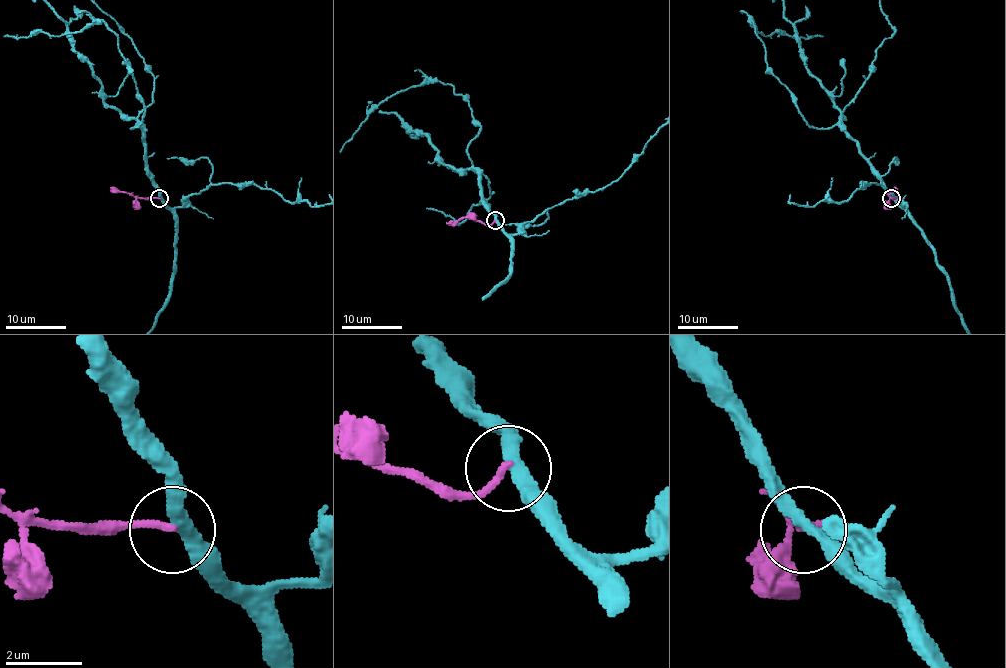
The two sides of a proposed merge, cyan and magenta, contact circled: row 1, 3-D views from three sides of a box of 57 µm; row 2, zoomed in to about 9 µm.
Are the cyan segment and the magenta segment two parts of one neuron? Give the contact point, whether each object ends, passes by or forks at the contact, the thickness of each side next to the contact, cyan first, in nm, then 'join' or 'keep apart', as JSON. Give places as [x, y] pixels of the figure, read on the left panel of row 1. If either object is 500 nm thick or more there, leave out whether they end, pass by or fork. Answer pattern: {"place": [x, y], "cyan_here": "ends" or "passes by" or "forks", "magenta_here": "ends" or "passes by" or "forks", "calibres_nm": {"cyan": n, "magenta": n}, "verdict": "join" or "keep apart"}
{"place": [159, 198], "cyan_here": "passes by", "magenta_here": "ends", "calibres_nm": {"cyan": 360, "magenta": 180}, "verdict": "keep apart"}

